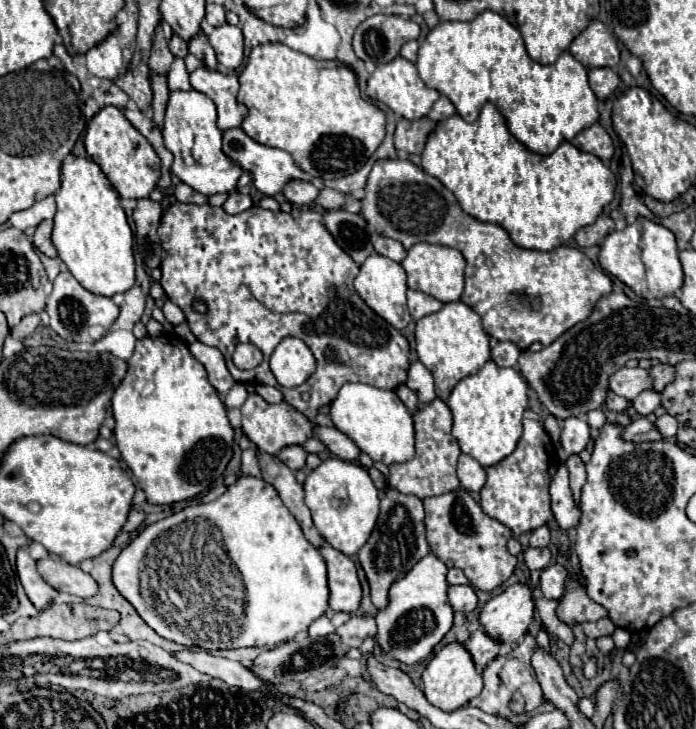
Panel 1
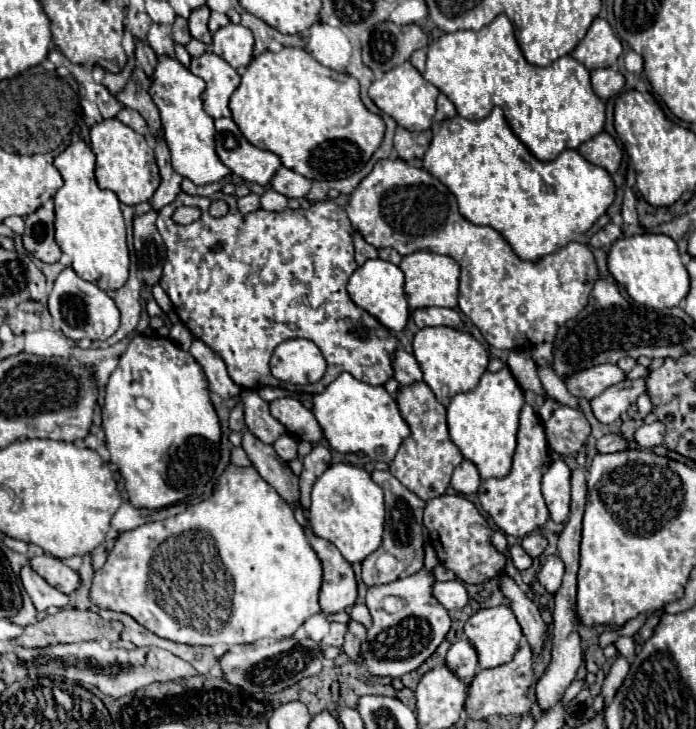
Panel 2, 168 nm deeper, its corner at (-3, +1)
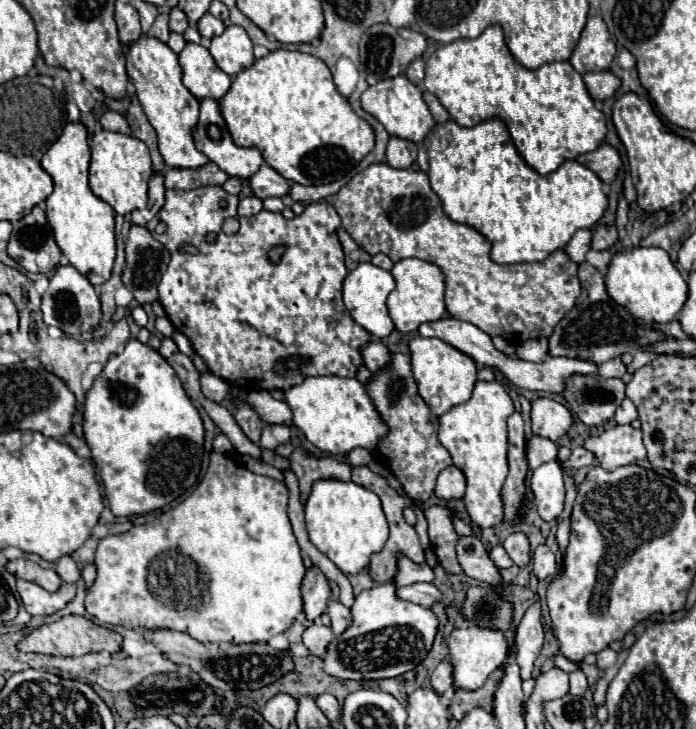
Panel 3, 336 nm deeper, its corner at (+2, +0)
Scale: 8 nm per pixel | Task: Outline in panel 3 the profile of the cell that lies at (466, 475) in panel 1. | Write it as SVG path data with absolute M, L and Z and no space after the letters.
M449 465L439 473L435 495L449 501L449 499L461 499L465 495L465 475L459 467Z

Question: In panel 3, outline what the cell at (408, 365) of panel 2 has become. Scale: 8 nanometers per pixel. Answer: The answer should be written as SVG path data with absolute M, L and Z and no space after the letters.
M371 341L363 349L363 357L365 357L367 369L373 371L373 373L389 367L389 363L391 363L391 351L381 341Z

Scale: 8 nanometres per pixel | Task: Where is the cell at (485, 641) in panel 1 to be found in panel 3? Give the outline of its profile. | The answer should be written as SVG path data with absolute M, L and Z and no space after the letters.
M443 659L443 661L435 667L435 671L433 671L433 675L431 675L431 687L433 687L439 695L445 693L449 687L453 687L453 665L451 665L449 659Z

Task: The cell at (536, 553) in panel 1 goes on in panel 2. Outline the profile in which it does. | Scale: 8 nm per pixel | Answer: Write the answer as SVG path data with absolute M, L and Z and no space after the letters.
M514 544L514 546L508 548L508 558L512 560L512 564L514 564L518 570L526 570L526 568L530 568L530 564L532 564L532 558L522 550L520 544Z

